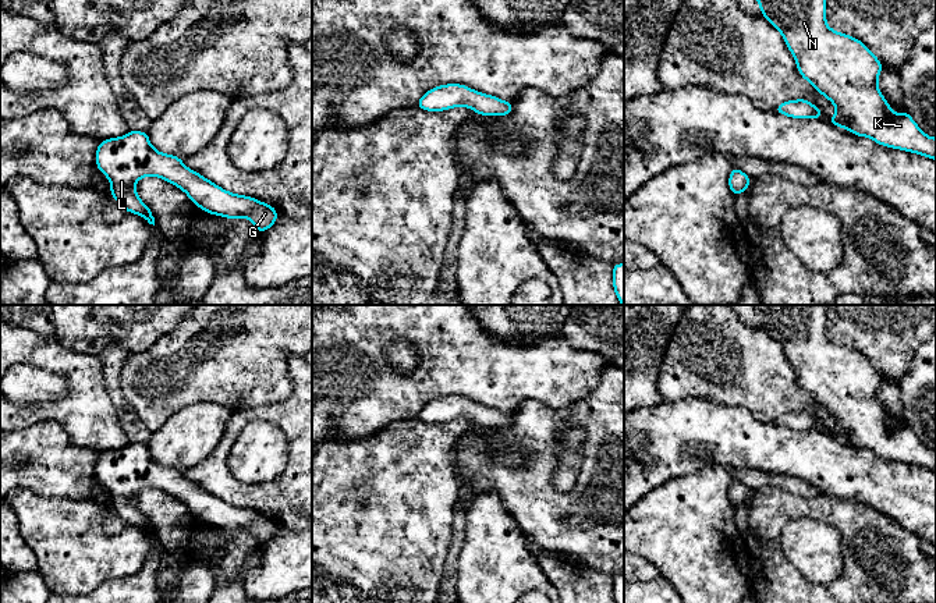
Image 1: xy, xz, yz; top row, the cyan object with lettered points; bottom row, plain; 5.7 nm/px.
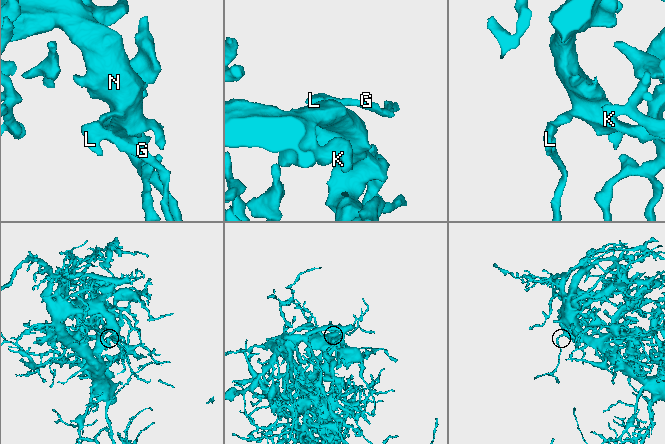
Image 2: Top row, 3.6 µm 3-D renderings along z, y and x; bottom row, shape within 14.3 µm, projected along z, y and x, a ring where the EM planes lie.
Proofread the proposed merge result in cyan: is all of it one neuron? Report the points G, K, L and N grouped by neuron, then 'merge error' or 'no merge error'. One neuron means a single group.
G K L N; no merge error

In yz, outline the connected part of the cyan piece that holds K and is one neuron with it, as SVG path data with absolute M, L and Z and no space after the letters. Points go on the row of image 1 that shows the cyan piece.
M756 0L762 15L784 38L802 78L826 96L837 113L830 124L868 136L879 145L914 152L936 160L936 138L923 134L905 111L894 114L878 88L883 64L858 39L838 33L826 24L826 0Z

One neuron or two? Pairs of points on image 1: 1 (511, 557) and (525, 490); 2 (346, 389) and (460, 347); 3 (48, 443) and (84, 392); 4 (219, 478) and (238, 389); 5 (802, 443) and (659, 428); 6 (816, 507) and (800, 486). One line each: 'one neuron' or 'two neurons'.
1: two neurons
2: one neuron
3: two neurons
4: two neurons
5: one neuron
6: two neurons

